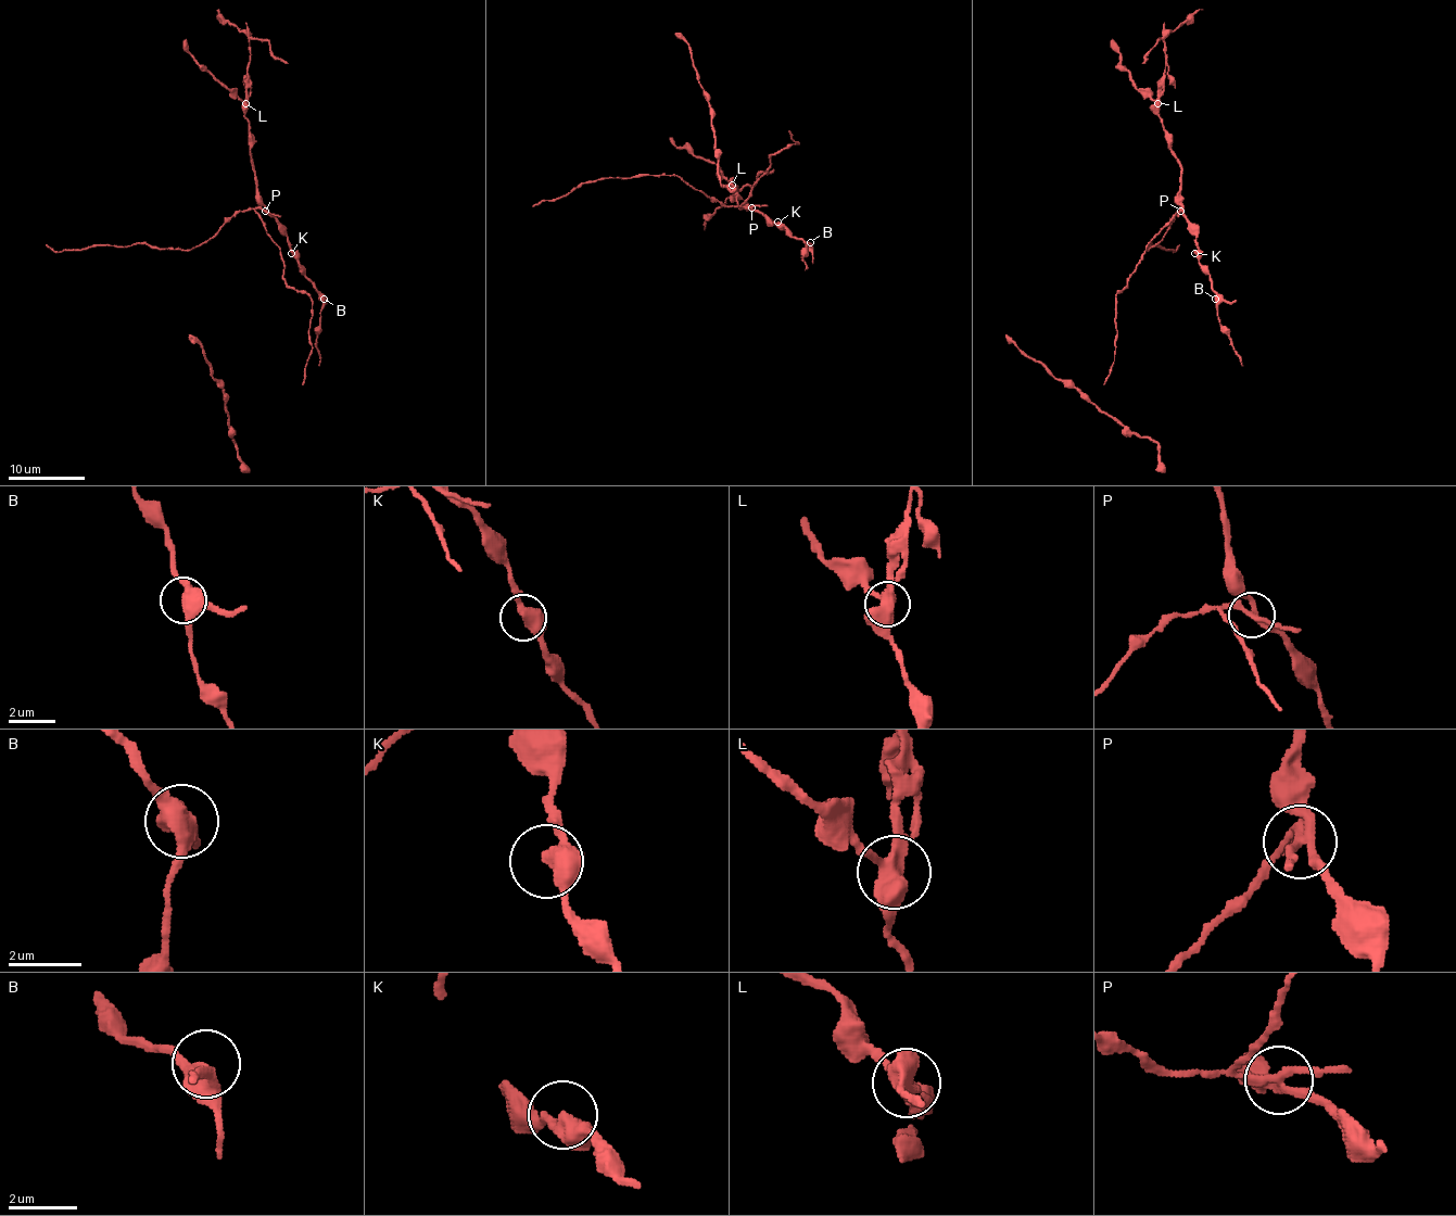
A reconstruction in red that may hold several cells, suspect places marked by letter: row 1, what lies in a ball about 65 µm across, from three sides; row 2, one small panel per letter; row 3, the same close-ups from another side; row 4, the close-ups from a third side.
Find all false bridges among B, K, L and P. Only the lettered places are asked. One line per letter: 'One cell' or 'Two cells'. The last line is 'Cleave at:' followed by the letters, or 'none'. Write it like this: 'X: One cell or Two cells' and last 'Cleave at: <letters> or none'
B: One cell
K: One cell
L: Two cells
P: Two cells
Cleave at: L, P

